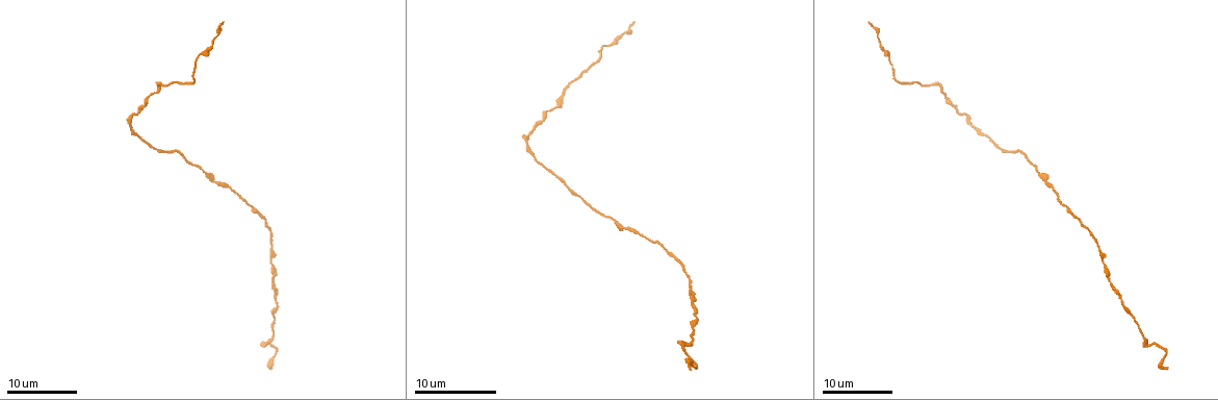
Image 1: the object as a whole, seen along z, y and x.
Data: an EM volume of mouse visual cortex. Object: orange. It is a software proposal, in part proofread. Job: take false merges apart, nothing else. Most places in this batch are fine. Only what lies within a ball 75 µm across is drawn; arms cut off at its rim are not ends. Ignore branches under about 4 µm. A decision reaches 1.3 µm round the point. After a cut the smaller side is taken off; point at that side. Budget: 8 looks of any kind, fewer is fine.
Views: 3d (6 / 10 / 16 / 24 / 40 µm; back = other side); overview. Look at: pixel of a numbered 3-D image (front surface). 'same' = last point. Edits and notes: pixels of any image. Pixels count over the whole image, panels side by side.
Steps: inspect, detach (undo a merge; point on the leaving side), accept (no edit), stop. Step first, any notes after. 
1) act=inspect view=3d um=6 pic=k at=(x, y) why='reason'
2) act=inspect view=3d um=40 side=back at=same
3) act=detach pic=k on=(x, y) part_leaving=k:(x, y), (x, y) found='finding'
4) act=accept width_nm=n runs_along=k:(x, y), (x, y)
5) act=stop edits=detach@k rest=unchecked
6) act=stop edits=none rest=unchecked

act=inspect view=3d um=24 pic=1 at=(1033, 164)

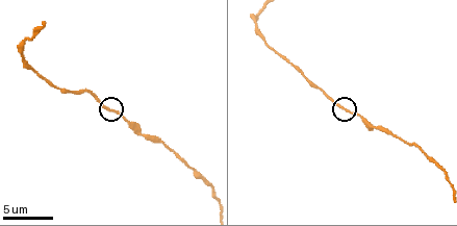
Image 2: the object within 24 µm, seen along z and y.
act=inspect view=3d um=10 pic=2 at=(343, 106)

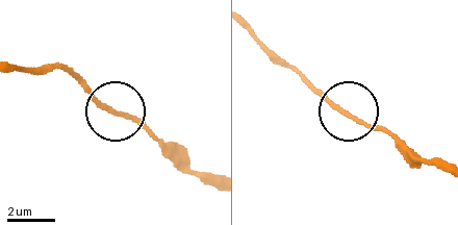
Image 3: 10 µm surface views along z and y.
act=accept found='one neuron here'

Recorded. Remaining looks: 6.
act=inspect view=3d um=16 pic=2 at=(394, 134) why='calibre changes'

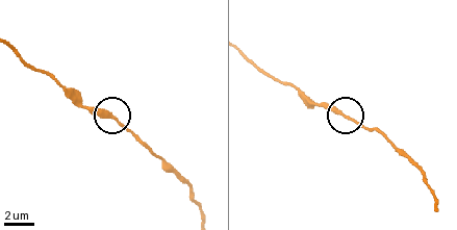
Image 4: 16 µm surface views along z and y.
act=inspect view=3d um=16 side=back pic=4 at=(343, 114)

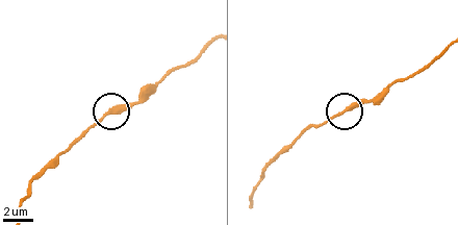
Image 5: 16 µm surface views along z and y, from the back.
act=accept runs_along=5:(414, 74), (397, 79), (367, 102), (352, 105), (320, 125) found='one neuron here'

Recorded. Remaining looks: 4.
act=inspect view=3d um=6 pic=2 at=(35, 34) why='calibre changes'

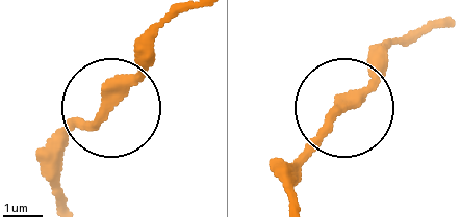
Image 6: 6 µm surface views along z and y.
act=accept width_nm=290 runs_along=6:(68, 201), (58, 152), (104, 121), (151, 46) found='all the same neuron'

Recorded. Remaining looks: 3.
act=inspect view=3d um=24 pic=1 at=(1120, 301) why='narrows sharply'

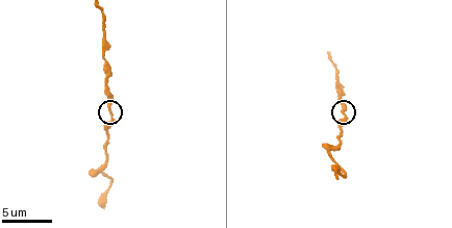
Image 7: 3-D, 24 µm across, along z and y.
act=inspect view=3d um=6 pic=7 at=(110, 112)

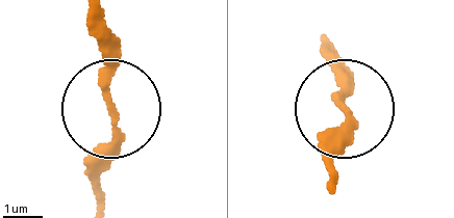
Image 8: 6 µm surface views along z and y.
act=accept found='continuous, no second neuron'

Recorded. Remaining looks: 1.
act=stop edits=none rest=unchecked

